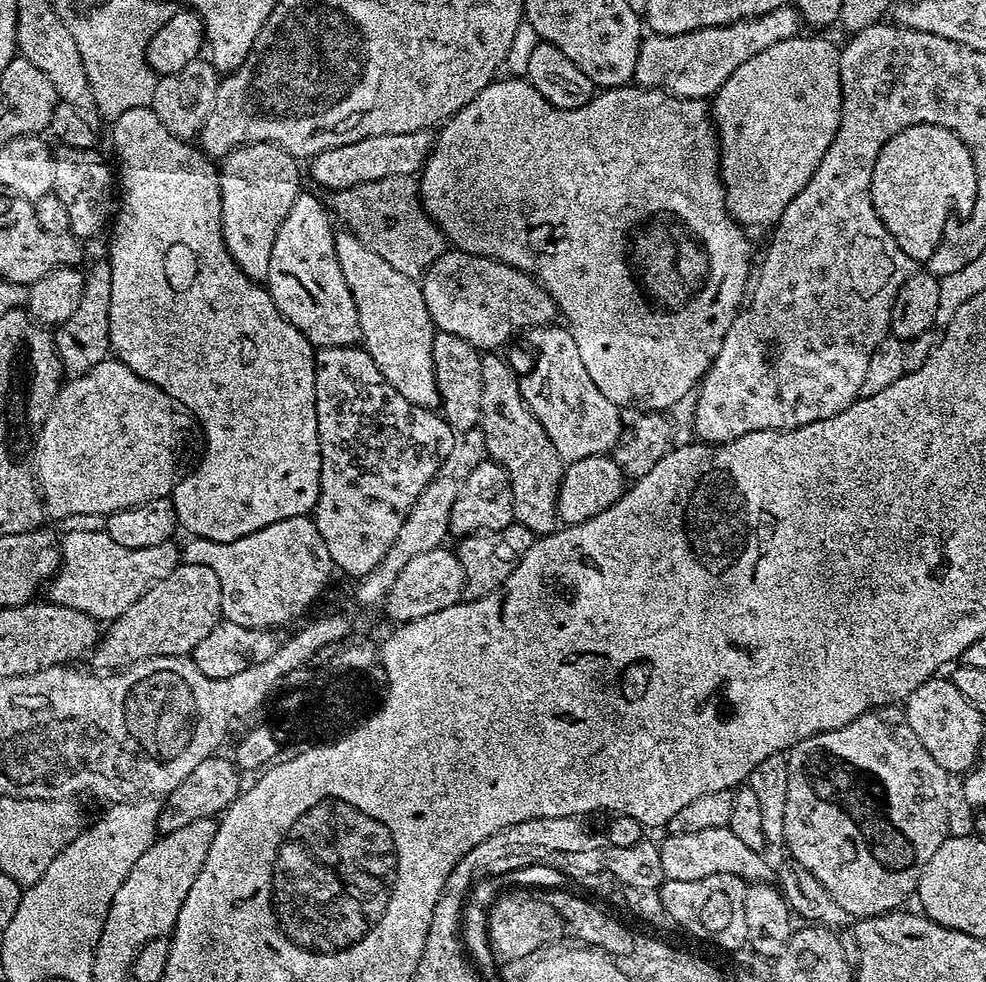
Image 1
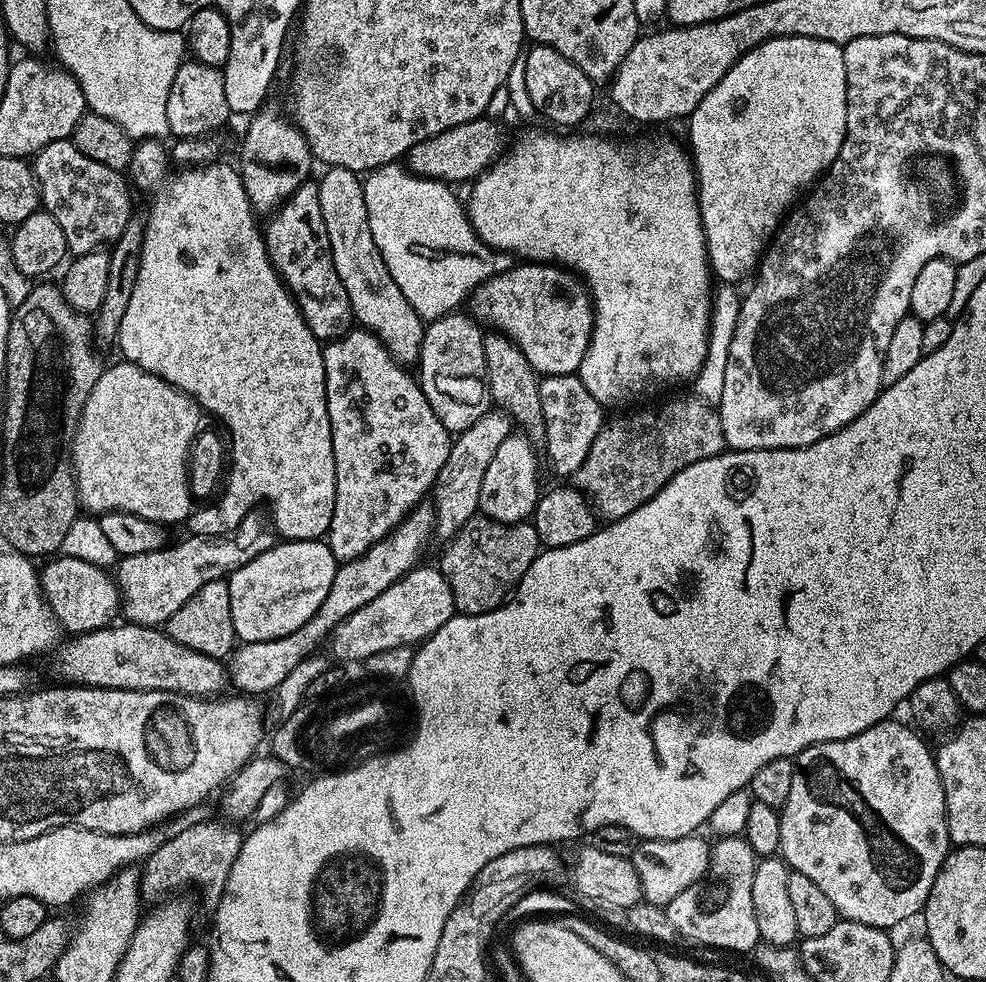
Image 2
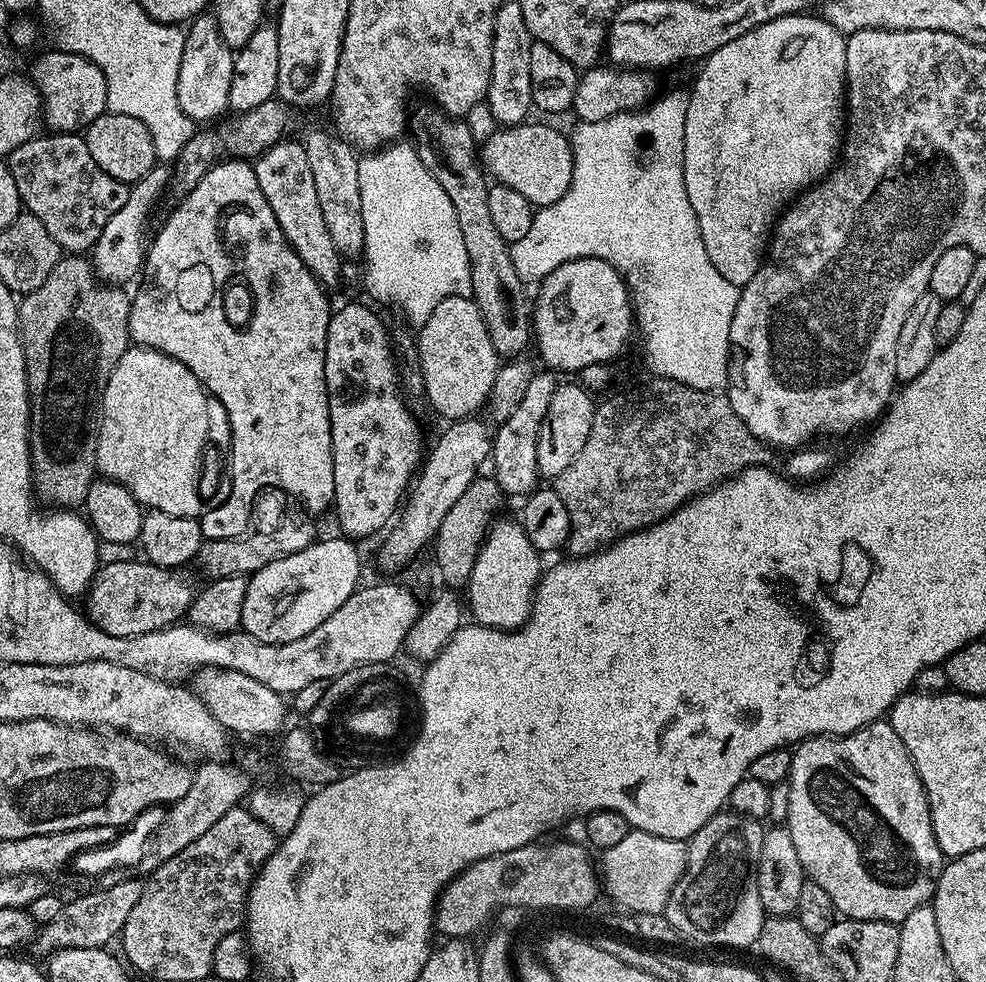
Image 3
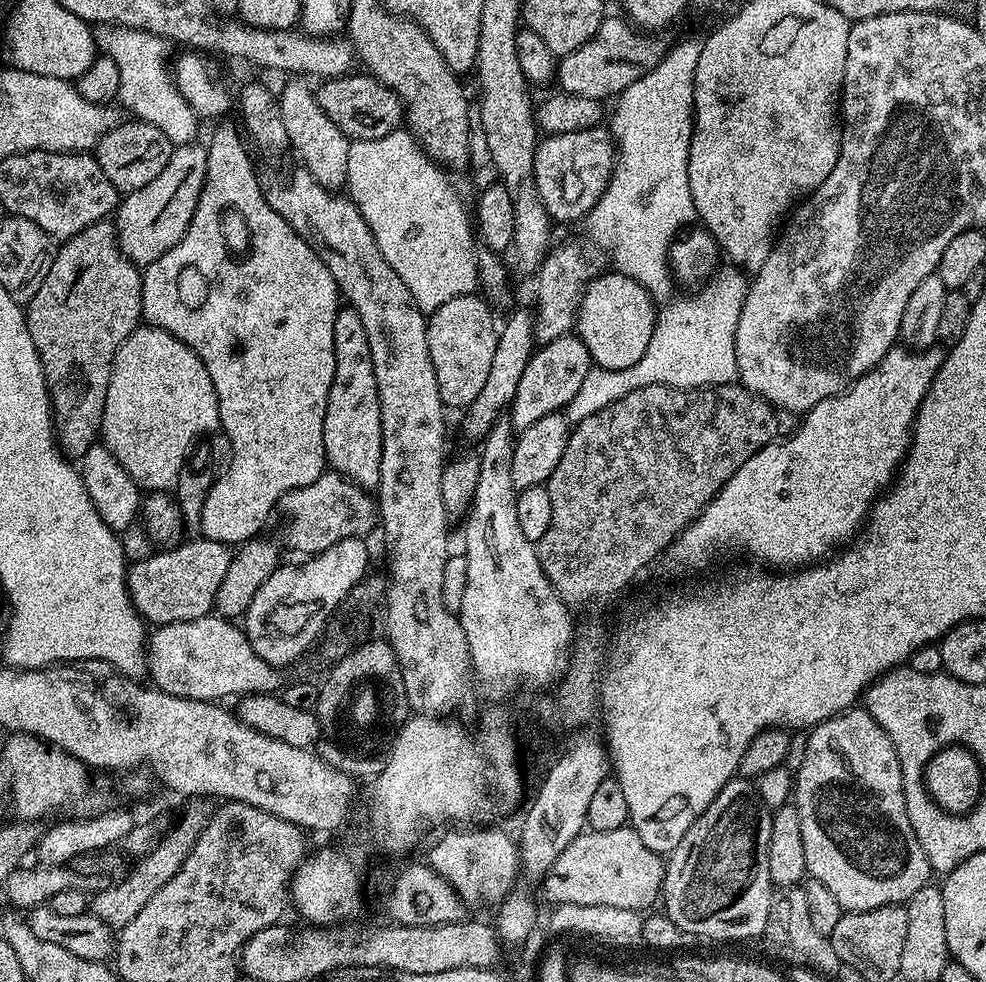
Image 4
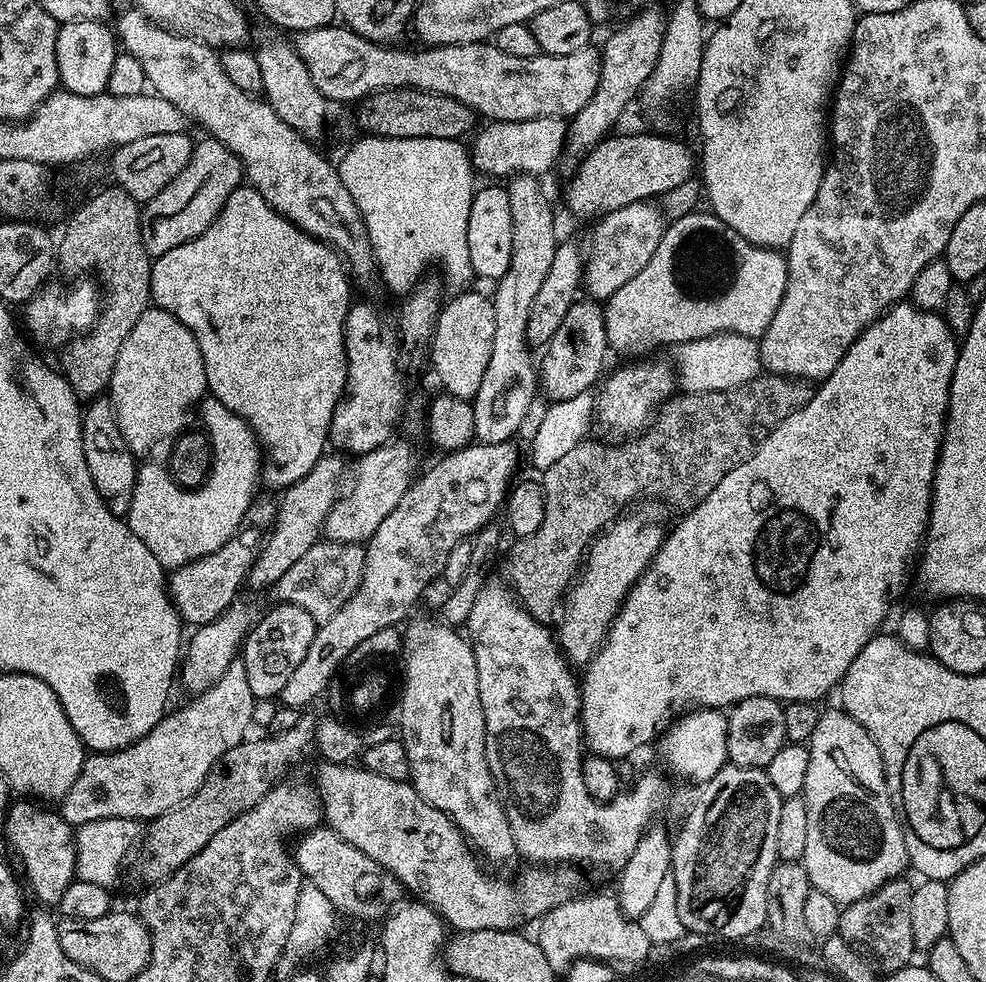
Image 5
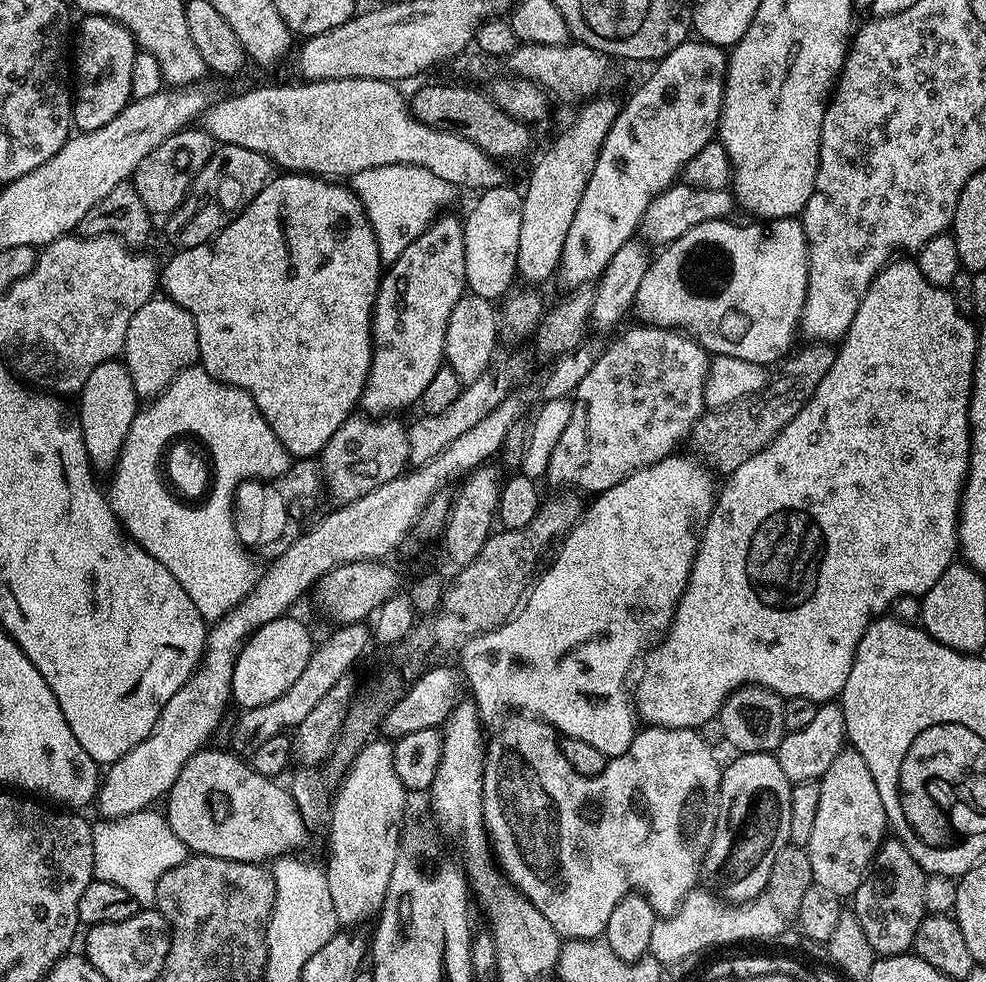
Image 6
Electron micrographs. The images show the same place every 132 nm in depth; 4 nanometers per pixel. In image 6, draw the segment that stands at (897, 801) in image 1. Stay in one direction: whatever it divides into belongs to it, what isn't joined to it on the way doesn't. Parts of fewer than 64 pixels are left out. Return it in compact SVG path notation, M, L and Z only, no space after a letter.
M854 750L840 752L830 765L830 770L826 770L818 783L818 815L814 818L814 831L806 846L812 867L812 879L818 886L826 886L826 890L834 890L834 894L848 898L858 890L876 858L876 851L886 839L890 828L888 815L882 806L882 798L878 798L878 786L874 786L874 777L870 775L870 766L866 766L866 758L862 758L862 754Z

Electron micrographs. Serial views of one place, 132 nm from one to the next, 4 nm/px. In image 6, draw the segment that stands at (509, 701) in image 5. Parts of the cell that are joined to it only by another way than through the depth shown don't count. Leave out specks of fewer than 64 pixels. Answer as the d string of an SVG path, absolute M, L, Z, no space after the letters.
M524 714L517 716L520 717L513 724L505 723L499 729L501 732L493 740L491 737L484 761L484 824L488 829L488 838L495 859L498 861L498 867L508 877L509 882L544 915L546 922L550 922L550 926L554 926L554 930L561 937L569 940L595 940L603 937L604 927L608 925L610 914L614 914L614 906L618 906L620 899L629 894L645 896L650 906L661 917L669 917L679 911L687 895L701 883L704 853L707 852L708 843L712 841L712 835L716 832L718 817L722 812L720 791L722 764L716 761L711 746L700 737L701 733L695 728L654 728L651 726L637 731L626 753L628 769L624 772L624 780L615 780L611 774L594 777L578 774L572 769L570 762L566 762L558 733L551 724L541 722L536 718L529 718Z

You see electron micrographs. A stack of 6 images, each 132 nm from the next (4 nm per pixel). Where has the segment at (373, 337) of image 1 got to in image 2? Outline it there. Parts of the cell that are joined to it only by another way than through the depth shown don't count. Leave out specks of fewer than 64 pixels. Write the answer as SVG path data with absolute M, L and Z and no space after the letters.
M328 166L323 171L324 177L319 177L318 180L318 206L322 206L322 219L326 222L326 238L330 238L330 254L334 258L334 270L338 270L342 286L346 286L355 323L361 328L371 330L384 343L385 350L401 366L415 365L420 359L420 347L426 324L420 319L406 294L398 290L398 282L390 278L390 270L386 270L386 262L382 254L378 254L378 246L374 246L374 234L370 234L370 214L366 214L364 181L357 173L345 168Z

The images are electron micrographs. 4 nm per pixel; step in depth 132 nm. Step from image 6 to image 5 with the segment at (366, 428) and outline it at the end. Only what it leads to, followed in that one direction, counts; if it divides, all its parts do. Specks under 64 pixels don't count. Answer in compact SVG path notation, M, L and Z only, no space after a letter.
M331 454L321 456L319 462L310 470L310 474L306 474L289 488L283 489L281 496L284 497L278 501L278 507L275 509L276 518L272 521L270 531L260 545L256 561L248 572L246 584L249 589L251 587L271 589L282 578L282 574L321 539L326 518L342 492L340 479L344 476L345 457L340 454L332 455L336 456Z

